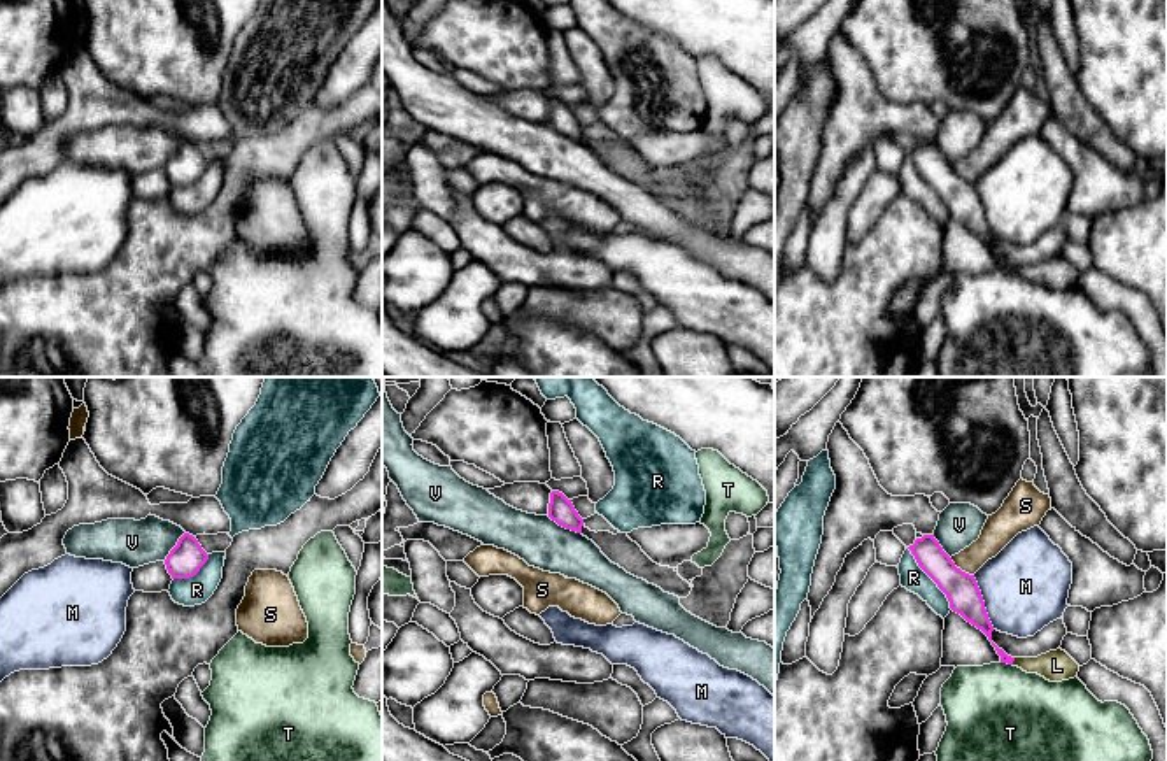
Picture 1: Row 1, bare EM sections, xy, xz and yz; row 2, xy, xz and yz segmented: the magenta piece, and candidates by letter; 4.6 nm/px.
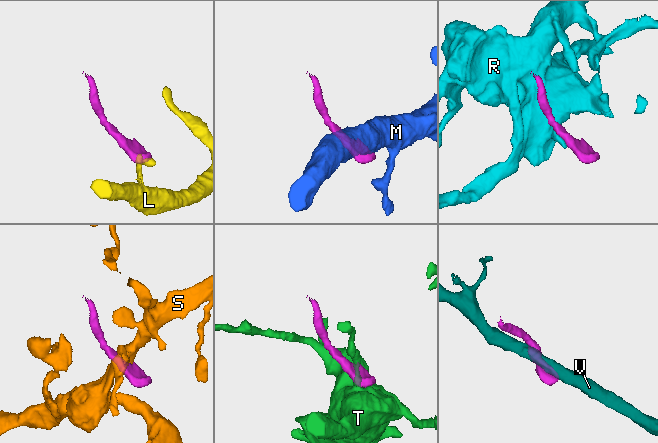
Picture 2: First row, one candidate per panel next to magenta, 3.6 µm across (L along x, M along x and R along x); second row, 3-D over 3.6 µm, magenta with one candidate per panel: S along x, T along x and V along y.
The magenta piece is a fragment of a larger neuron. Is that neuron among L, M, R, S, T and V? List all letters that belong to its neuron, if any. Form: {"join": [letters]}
{"join": []}

